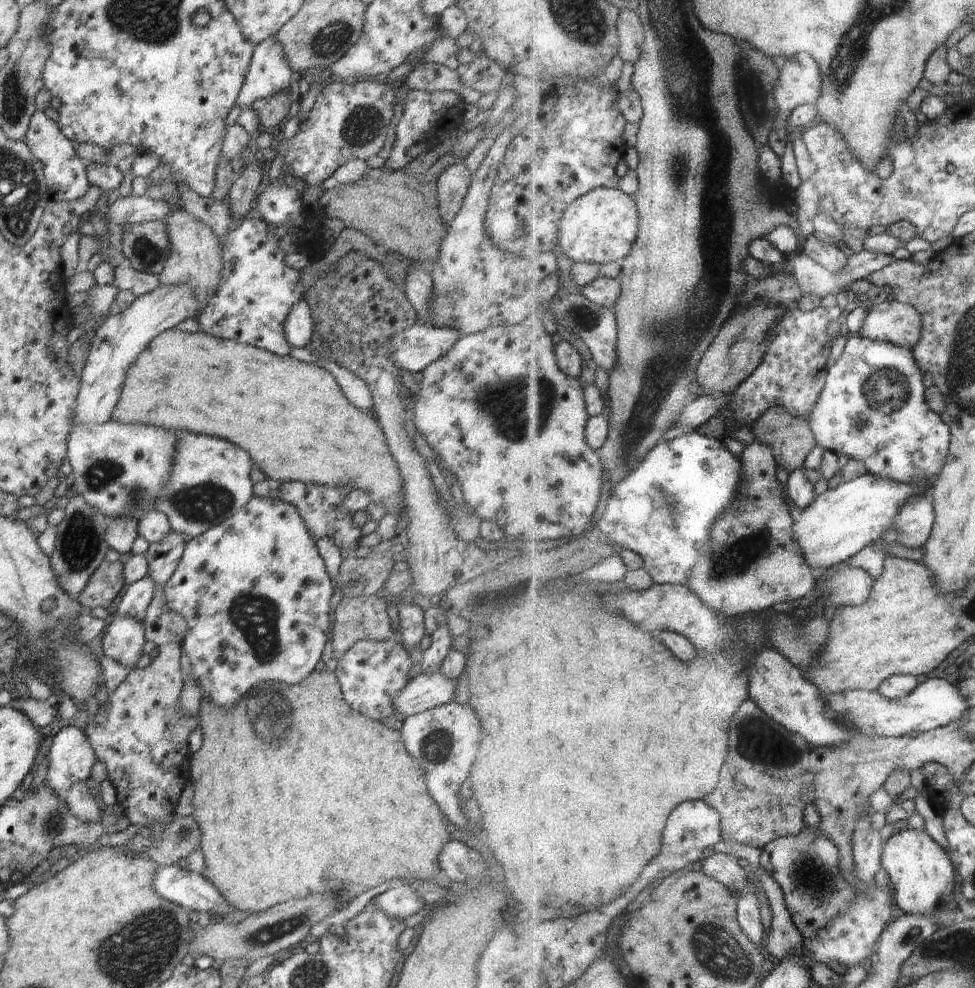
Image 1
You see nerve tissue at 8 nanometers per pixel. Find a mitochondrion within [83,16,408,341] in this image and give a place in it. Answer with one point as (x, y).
(365, 121)

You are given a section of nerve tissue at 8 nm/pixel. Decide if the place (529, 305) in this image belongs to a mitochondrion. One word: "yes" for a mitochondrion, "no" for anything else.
no

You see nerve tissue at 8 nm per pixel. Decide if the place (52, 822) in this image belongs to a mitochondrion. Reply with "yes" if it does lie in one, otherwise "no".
yes

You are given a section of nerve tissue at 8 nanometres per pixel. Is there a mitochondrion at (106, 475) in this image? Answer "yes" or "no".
yes

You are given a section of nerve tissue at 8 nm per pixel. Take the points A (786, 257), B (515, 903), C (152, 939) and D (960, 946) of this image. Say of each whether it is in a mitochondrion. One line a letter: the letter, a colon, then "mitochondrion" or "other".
A: other
B: other
C: mitochondrion
D: mitochondrion

